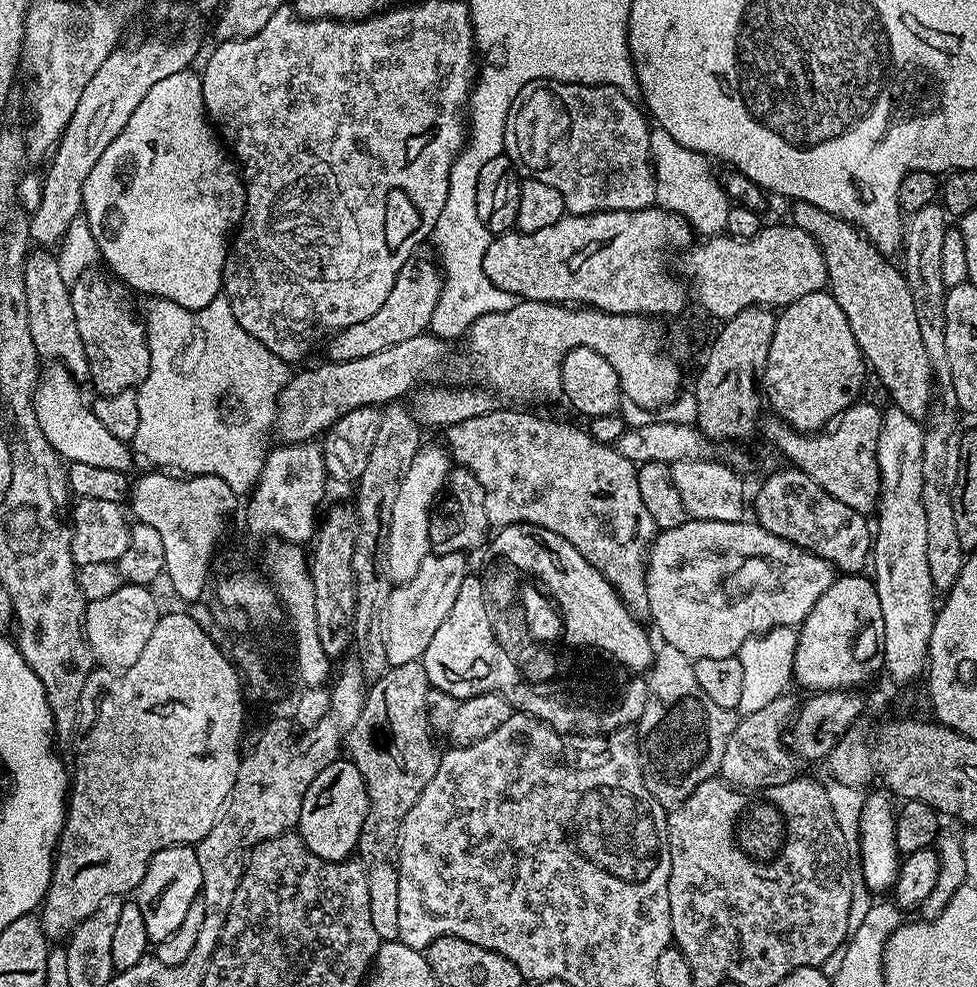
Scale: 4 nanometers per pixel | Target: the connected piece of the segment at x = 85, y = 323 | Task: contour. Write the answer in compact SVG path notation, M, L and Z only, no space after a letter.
M85 274L79 276L78 279L71 281L72 305L74 306L74 322L78 322L78 334L82 337L82 346L86 350L86 358L88 359L88 380L97 389L95 390L102 396L113 396L114 394L122 394L139 388L140 383L150 374L150 350L148 349L148 333L144 331L144 325L141 317L136 316L127 308L128 300L124 297L125 289L119 283L113 282L107 275L92 276L96 274Z

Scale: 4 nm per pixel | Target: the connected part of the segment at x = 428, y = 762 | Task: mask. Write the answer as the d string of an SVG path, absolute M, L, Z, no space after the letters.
M420 660L414 662L406 662L402 666L391 666L385 672L382 678L378 678L367 689L364 697L364 705L362 706L362 714L358 718L358 722L352 727L351 732L346 737L346 748L350 753L352 763L358 766L358 774L362 774L362 778L366 782L366 790L368 791L368 813L366 814L366 822L362 822L362 834L360 835L360 843L358 845L358 859L366 870L366 886L370 886L370 922L374 922L374 934L378 934L381 942L385 940L398 940L398 841L400 839L400 827L406 818L406 814L410 814L410 809L414 807L414 802L418 802L418 798L422 798L422 790L426 790L426 786L430 782L430 778L434 778L434 774L438 774L438 766L442 755L441 749L436 749L434 733L428 725L426 718L426 694L430 685L426 678L426 670Z

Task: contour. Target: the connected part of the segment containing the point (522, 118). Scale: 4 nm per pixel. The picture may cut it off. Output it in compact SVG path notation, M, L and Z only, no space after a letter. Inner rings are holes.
M535 80L533 84L527 84L522 86L522 90L518 90L518 98L514 98L510 106L510 114L506 118L504 131L505 153L527 179L547 182L549 186L554 186L554 190L562 194L564 211L567 215L589 216L595 212L617 212L618 210L637 212L643 208L653 207L656 204L656 179L650 154L650 120L638 104L638 109L636 109L636 104L637 101L633 97L622 94L622 90L609 84L567 84L561 80Z

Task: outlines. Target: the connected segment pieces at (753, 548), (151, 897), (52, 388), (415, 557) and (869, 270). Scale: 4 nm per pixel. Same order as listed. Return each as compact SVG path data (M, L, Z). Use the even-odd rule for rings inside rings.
M689 518L682 526L657 531L646 563L647 615L656 623L659 639L682 650L694 662L702 658L730 658L754 635L771 628L796 628L803 624L806 614L814 610L814 602L830 590L834 579L834 569L825 560L747 519L706 522Z
M191 844L170 846L166 850L158 850L146 866L146 874L136 887L134 899L138 910L142 910L142 919L146 926L149 941L165 940L182 926L186 913L190 910L190 902L201 895L200 888L205 887L202 878L202 866L198 866L198 854Z
M49 363L43 369L36 386L34 414L38 414L38 426L42 434L46 434L46 442L60 456L61 461L68 464L86 462L86 466L98 466L106 470L118 470L125 474L131 473L134 453L125 441L114 438L114 434L106 431L106 426L94 418L91 407L80 397L81 385L63 364Z
M436 444L421 447L420 452L410 462L410 470L402 478L402 486L398 486L398 495L394 498L394 510L390 510L390 522L386 529L384 545L384 567L393 585L399 586L404 581L418 574L418 566L422 566L422 558L430 555L430 522L434 511L432 503L441 495L450 471L450 453L447 447Z
M797 200L791 205L791 223L797 228L806 230L824 255L828 271L827 291L832 293L834 302L842 306L842 314L846 314L846 322L850 322L850 331L854 334L854 342L862 350L867 365L873 375L886 386L891 403L904 414L918 421L923 421L934 395L932 367L926 357L926 346L922 342L922 333L918 330L918 317L914 311L914 298L910 298L910 286L906 282L903 271L891 264L889 257L876 249L876 245L855 228L849 220L838 218L826 210L818 210L818 206L810 206L810 202Z

